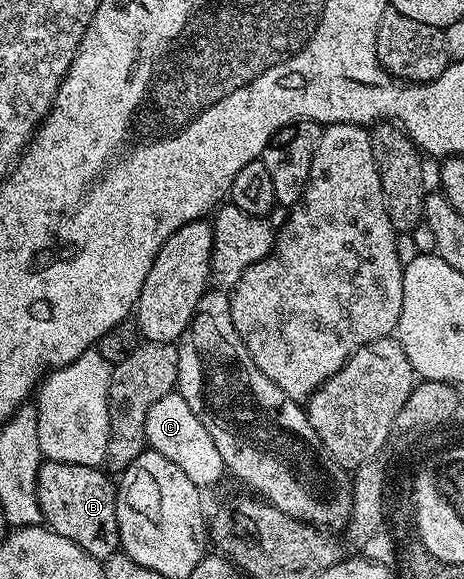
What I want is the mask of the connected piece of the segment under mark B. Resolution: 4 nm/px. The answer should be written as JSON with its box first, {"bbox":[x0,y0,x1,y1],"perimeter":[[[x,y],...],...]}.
{"bbox":[38,461,119,560],"perimeter":[[[43,461],[38,473],[38,499],[42,522],[64,540],[72,540],[88,556],[105,560],[119,553],[118,521],[116,520],[115,479],[105,469],[80,464]]]}

